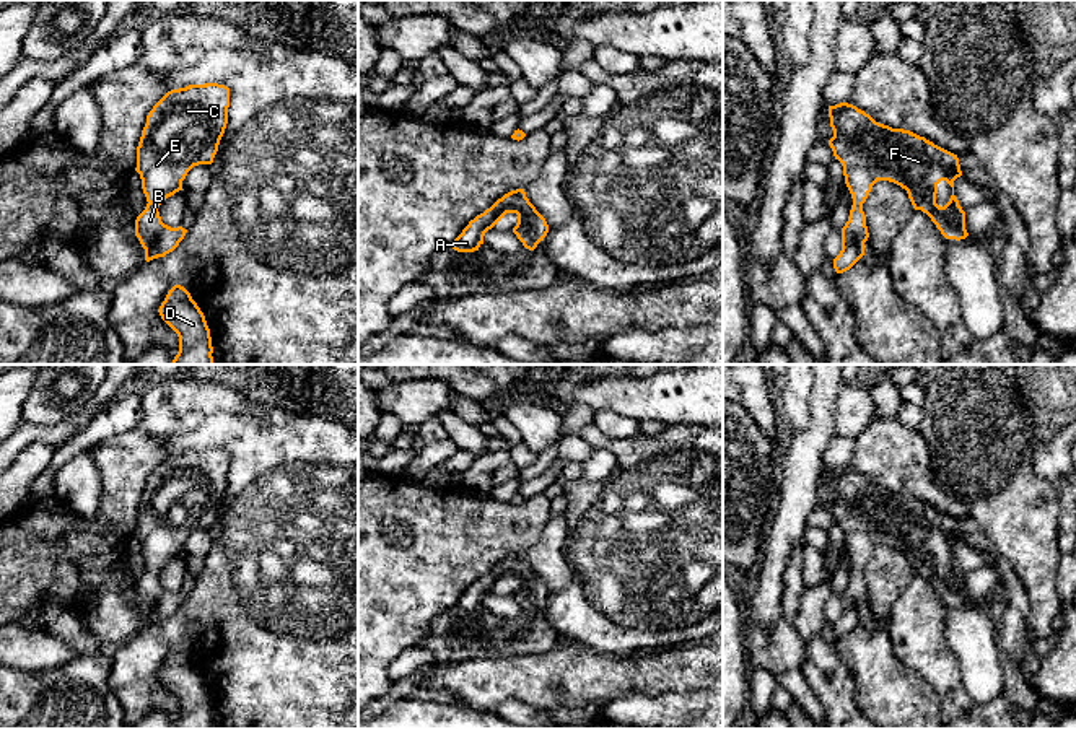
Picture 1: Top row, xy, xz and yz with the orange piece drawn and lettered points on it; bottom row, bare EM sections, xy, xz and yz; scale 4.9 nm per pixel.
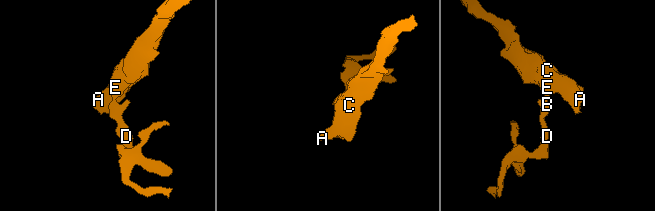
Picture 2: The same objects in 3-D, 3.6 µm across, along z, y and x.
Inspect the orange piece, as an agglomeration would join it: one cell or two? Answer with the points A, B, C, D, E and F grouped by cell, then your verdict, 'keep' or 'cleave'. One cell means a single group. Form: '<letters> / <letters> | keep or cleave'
A B C D E F | keep

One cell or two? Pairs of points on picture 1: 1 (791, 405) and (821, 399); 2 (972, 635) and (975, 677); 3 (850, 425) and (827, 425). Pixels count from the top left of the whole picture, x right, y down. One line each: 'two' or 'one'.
1: two
2: one
3: two

